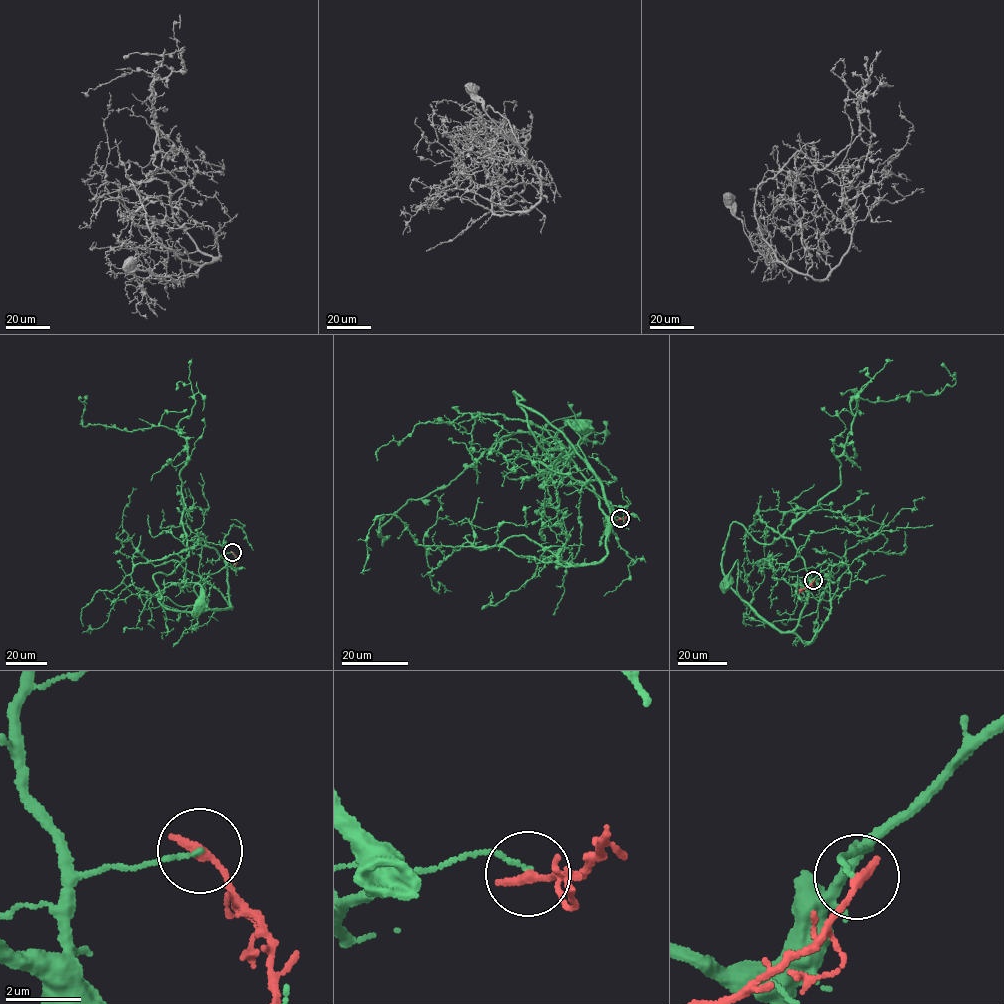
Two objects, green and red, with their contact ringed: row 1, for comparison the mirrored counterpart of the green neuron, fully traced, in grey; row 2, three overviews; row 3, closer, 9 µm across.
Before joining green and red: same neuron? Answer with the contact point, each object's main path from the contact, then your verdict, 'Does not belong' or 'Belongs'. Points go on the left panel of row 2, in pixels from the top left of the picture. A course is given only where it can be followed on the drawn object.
Place: (232, 552). Course of green: (232, 552), (226, 554), (229, 608), (200, 608), (194, 589), (197, 584), (201, 588), (198, 603). Course of red: (232, 552), (236, 560), (235, 566). Does not belong

